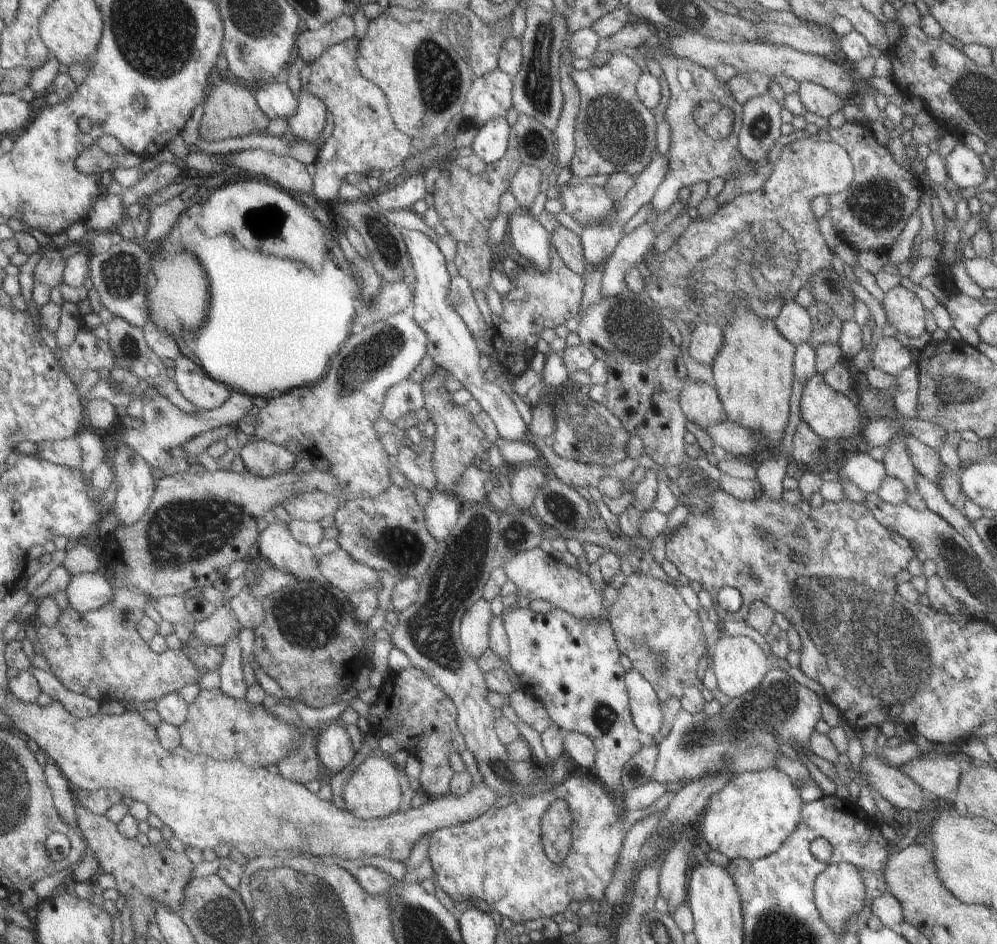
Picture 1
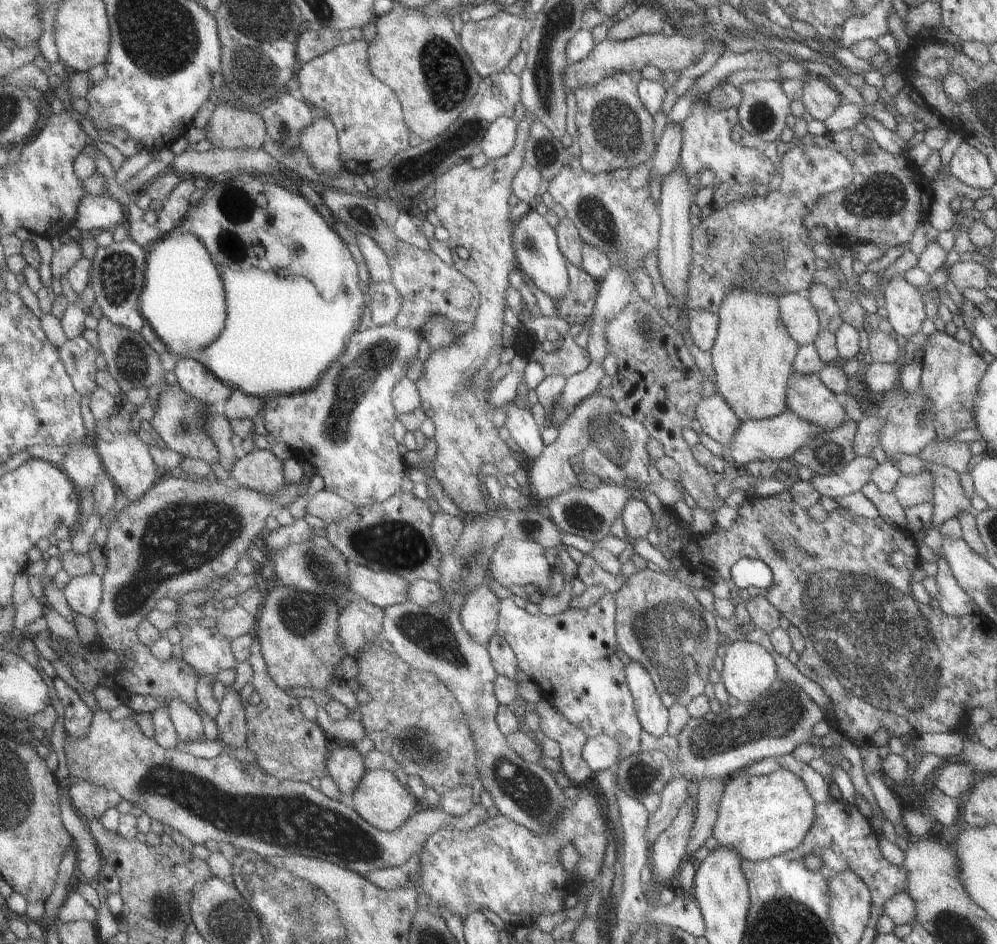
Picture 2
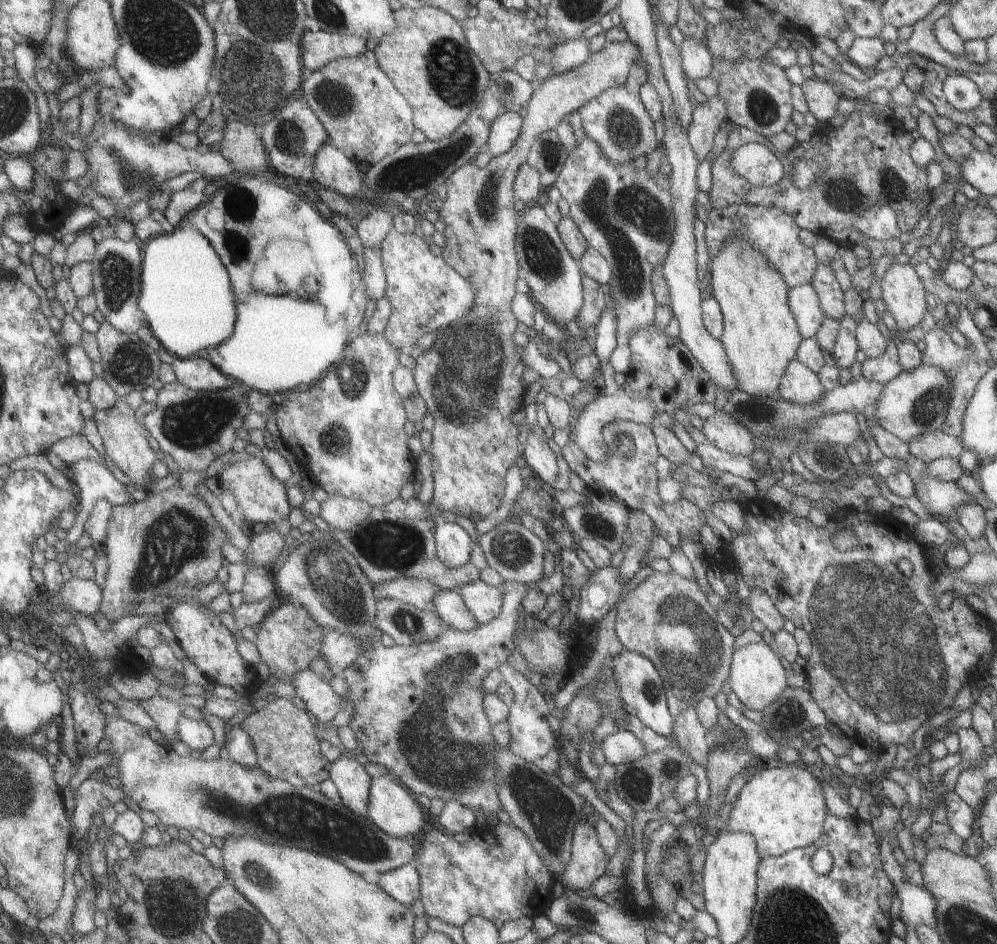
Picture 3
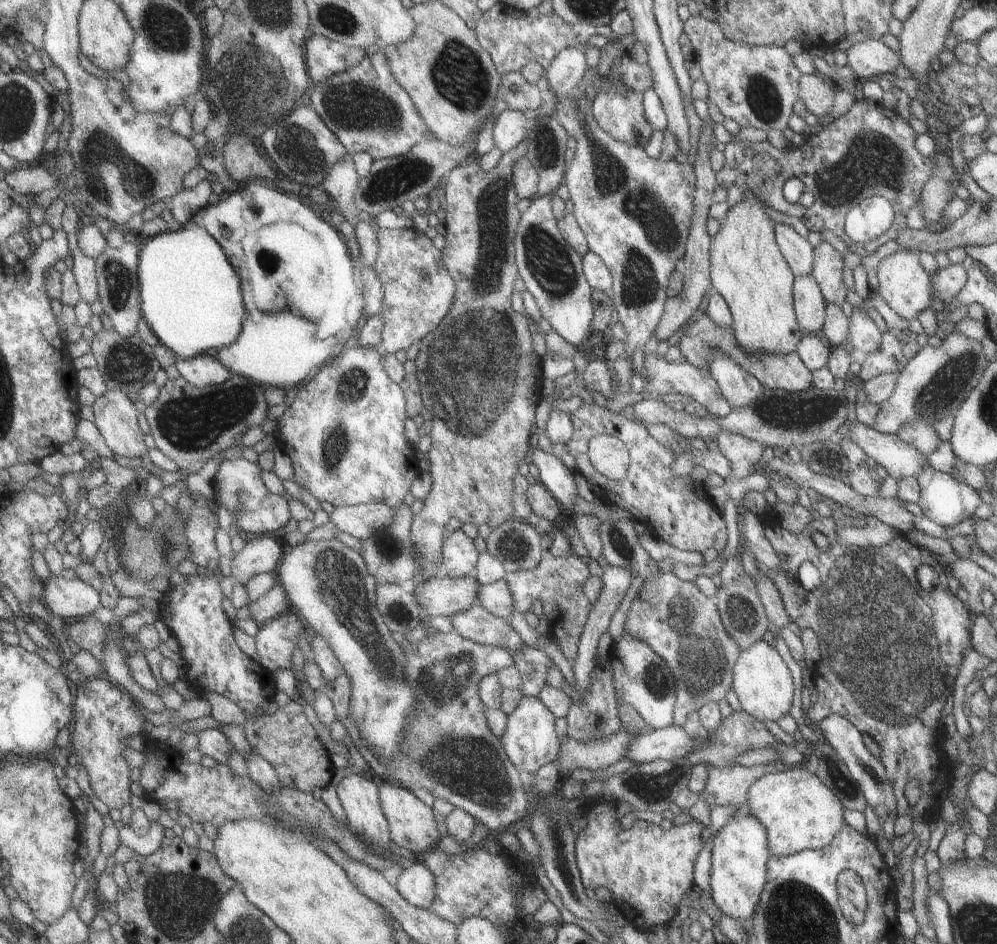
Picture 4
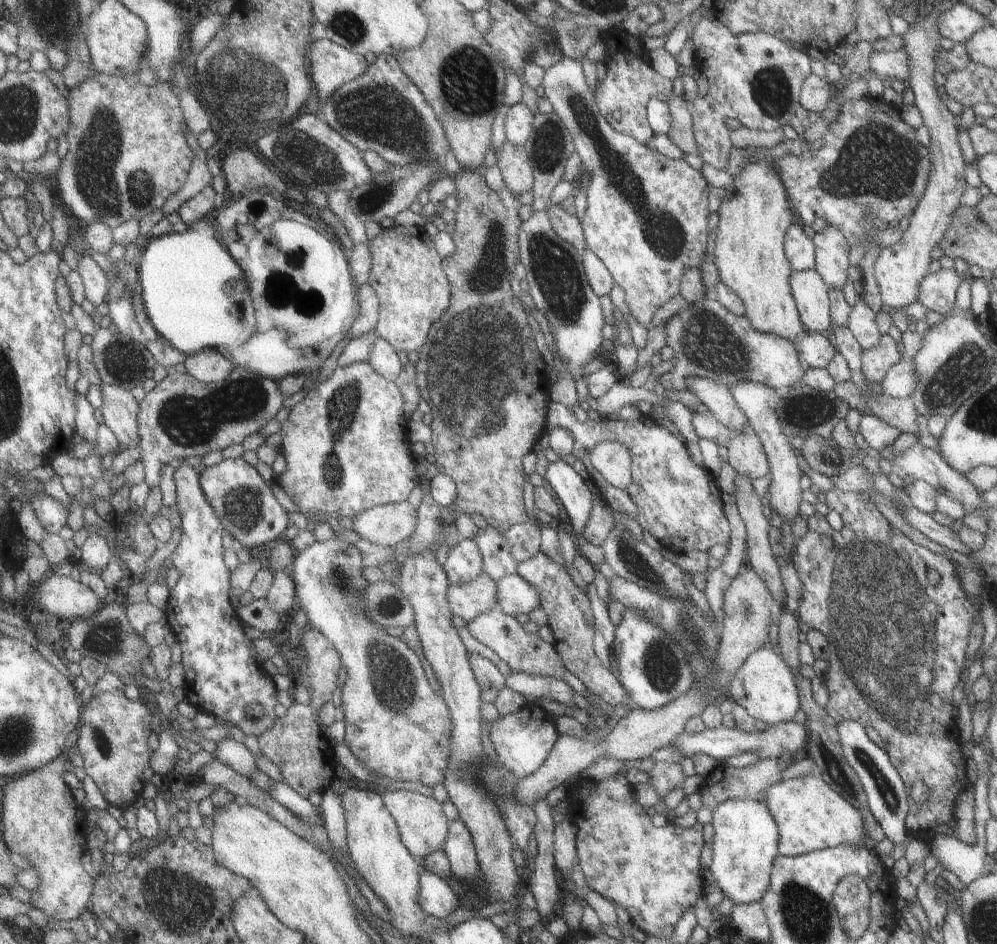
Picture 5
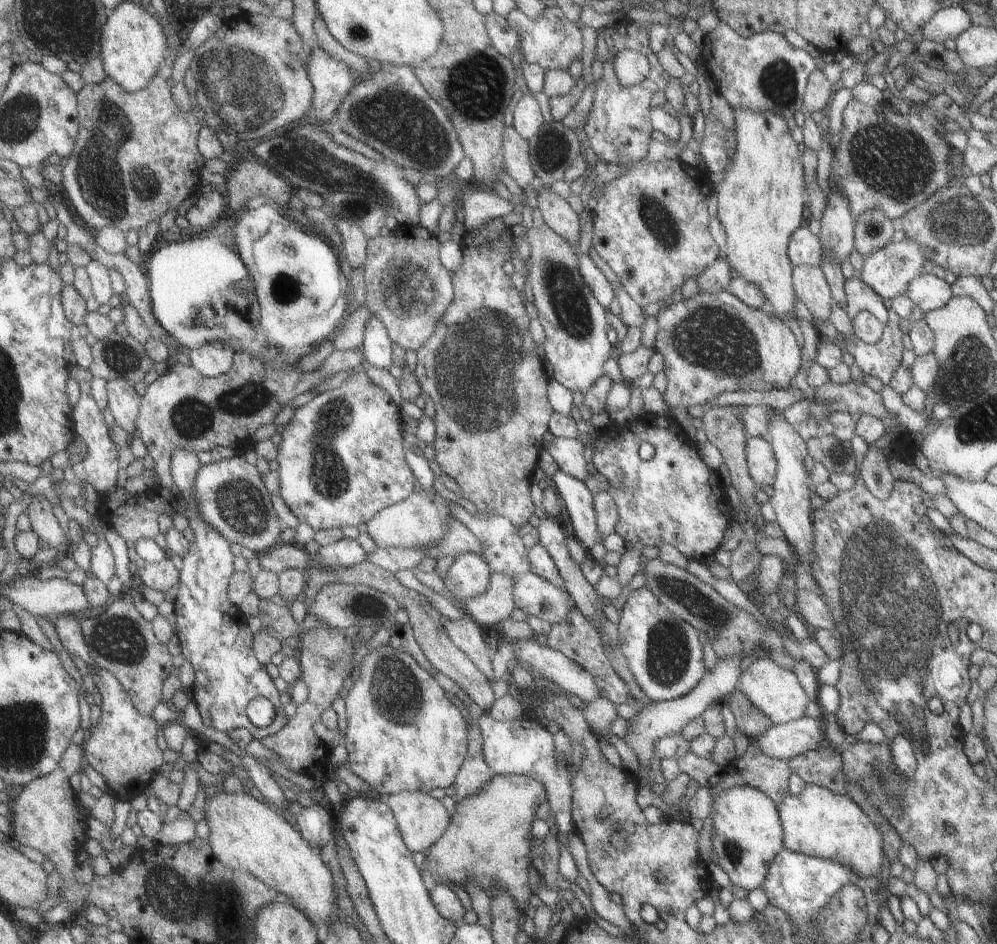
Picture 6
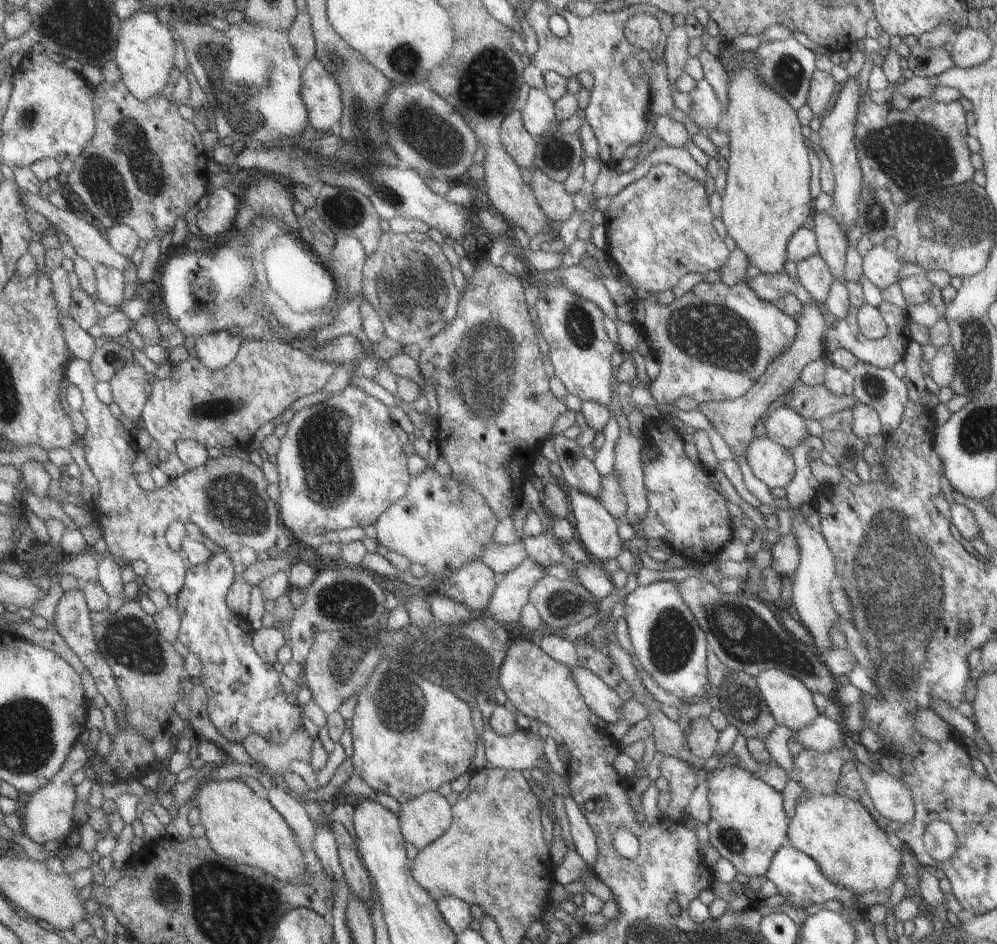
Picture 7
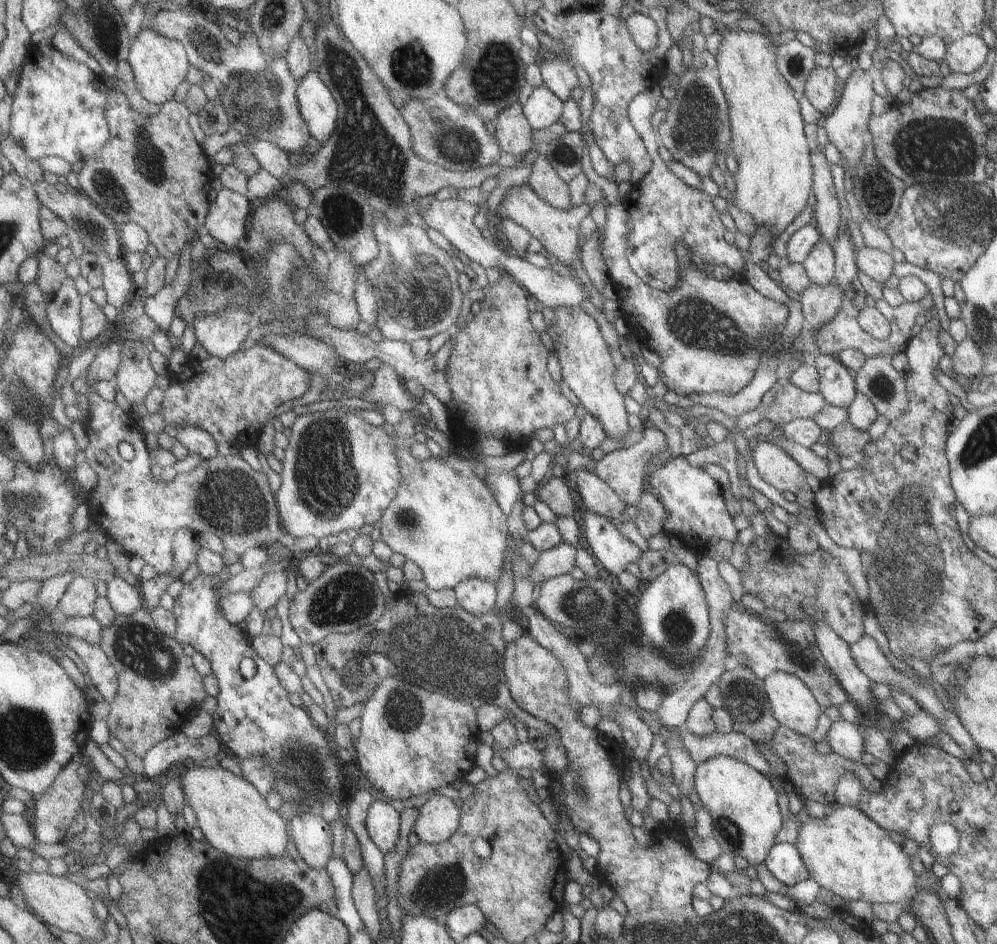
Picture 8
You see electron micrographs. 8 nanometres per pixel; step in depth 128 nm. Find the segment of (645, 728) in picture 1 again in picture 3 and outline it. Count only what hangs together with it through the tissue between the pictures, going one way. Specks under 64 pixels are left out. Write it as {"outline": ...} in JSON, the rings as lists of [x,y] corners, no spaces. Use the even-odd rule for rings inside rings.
{"outline":[[[623,649],[621,654],[612,658],[613,676],[619,688],[619,702],[627,715],[637,718],[643,726],[651,730],[655,735],[661,737],[669,736],[672,731],[672,717],[669,715],[661,678],[655,671],[655,666],[633,652]]]}

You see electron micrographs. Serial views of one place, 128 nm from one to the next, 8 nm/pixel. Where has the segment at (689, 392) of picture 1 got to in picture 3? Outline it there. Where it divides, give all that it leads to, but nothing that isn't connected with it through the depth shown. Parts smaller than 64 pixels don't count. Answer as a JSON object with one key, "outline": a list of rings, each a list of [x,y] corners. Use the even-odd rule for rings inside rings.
{"outline":[[[725,408],[715,410],[713,415],[703,420],[701,433],[708,444],[734,456],[749,457],[755,451],[747,428],[739,424],[739,420],[735,422]]]}

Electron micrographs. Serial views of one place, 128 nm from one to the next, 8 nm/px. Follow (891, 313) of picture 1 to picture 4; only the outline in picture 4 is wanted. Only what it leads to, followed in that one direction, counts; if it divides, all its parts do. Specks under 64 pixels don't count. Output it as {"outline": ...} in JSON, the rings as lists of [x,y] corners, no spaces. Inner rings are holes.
{"outline":[[[915,249],[899,250],[883,258],[877,266],[877,290],[885,304],[900,318],[907,321],[913,320],[931,303],[930,274],[925,272],[918,262]]]}

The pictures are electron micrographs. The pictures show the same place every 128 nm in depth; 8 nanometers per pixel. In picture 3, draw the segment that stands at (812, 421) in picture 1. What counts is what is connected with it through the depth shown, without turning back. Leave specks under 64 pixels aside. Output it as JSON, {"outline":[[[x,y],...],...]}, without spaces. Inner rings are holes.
{"outline":[[[791,360],[777,386],[777,395],[785,402],[807,406],[823,398],[823,388],[815,373],[801,366],[797,360]]]}

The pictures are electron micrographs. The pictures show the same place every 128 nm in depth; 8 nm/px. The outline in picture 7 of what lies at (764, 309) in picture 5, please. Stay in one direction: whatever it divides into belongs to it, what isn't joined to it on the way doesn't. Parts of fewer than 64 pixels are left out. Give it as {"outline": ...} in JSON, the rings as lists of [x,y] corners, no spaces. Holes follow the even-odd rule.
{"outline":[[[745,52],[741,66],[727,75],[727,104],[723,117],[724,129],[729,142],[729,158],[727,172],[724,174],[724,184],[721,190],[721,206],[719,218],[725,227],[726,235],[735,243],[735,249],[747,256],[749,266],[755,267],[761,274],[779,274],[783,272],[786,260],[785,246],[789,238],[802,227],[811,214],[811,196],[809,191],[810,166],[807,157],[807,146],[801,135],[801,128],[795,116],[796,110],[779,98],[773,90],[761,84],[755,78],[753,64],[749,60],[751,54]]]}

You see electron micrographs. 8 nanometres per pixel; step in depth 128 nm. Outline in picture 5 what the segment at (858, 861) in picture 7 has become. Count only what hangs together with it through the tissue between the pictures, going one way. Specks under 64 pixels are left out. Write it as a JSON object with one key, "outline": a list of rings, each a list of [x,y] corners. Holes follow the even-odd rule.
{"outline":[[[816,773],[769,784],[763,790],[763,796],[763,804],[777,826],[778,855],[795,857],[805,852],[838,846],[843,842],[864,846],[865,830],[859,810],[835,794]]]}

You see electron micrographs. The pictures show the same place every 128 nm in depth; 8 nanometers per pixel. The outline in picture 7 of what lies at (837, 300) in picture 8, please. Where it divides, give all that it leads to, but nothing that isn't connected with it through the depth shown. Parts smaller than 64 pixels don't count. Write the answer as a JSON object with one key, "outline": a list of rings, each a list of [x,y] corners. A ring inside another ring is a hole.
{"outline":[[[812,301],[811,306],[802,306],[801,313],[796,320],[797,332],[792,342],[769,366],[767,366],[767,369],[759,376],[759,380],[757,380],[757,382],[755,382],[742,396],[730,400],[709,401],[698,404],[699,406],[697,406],[696,410],[705,416],[713,431],[719,434],[723,442],[725,442],[731,452],[733,460],[738,462],[741,457],[743,458],[745,456],[745,450],[749,442],[753,439],[753,428],[762,413],[768,408],[769,404],[790,389],[798,380],[799,372],[801,372],[810,361],[818,360],[823,357],[825,349],[822,345],[822,337],[823,332],[826,330],[823,314],[825,314],[825,312],[826,308],[821,302]]]}

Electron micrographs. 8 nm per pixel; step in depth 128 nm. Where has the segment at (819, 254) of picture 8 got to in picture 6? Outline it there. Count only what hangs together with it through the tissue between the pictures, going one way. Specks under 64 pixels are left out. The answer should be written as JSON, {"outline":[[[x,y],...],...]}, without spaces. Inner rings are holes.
{"outline":[[[795,266],[791,270],[790,282],[794,298],[807,308],[813,323],[827,321],[833,302],[821,268]]]}

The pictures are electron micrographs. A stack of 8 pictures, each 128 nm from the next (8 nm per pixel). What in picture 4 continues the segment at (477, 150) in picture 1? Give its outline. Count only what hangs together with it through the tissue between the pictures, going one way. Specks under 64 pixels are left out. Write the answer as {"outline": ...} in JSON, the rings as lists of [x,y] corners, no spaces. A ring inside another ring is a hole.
{"outline":[[[510,110],[500,113],[492,127],[493,146],[501,151],[508,152],[519,145],[529,133],[531,121],[519,110]]]}

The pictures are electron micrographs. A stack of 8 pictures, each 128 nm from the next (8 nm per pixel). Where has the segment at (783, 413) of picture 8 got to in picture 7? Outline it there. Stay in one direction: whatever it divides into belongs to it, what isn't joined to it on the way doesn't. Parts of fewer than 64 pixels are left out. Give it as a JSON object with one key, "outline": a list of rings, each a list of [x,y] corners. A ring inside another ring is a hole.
{"outline":[[[797,380],[790,390],[791,398],[785,406],[802,419],[820,420],[833,412],[852,409],[857,404],[853,394],[837,396],[831,394],[823,384],[808,386]]]}

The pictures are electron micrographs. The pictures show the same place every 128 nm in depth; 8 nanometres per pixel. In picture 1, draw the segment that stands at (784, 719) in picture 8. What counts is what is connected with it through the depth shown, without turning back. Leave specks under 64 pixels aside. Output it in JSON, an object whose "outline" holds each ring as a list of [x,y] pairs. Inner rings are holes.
{"outline":[[[721,634],[711,649],[713,650],[709,652],[710,667],[716,680],[716,688],[728,699],[740,697],[753,690],[761,682],[763,675],[772,668],[759,645],[744,635]]]}

